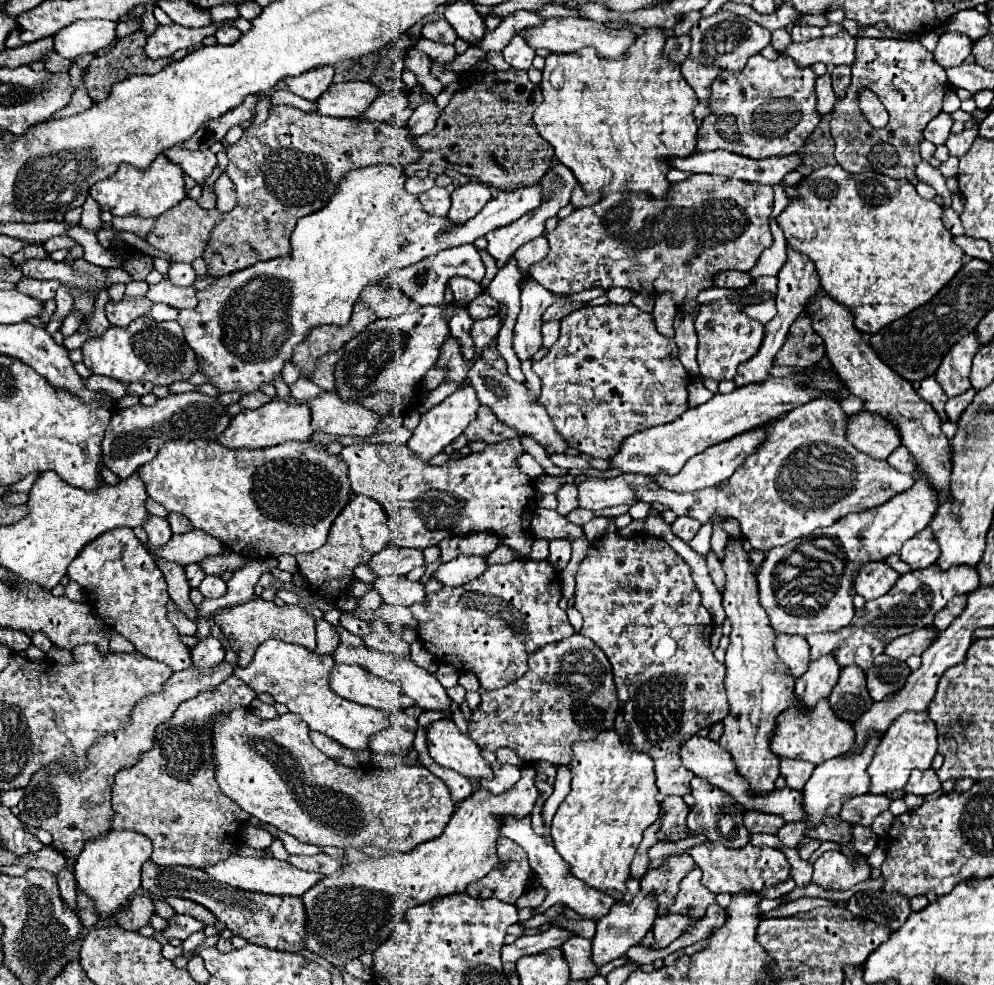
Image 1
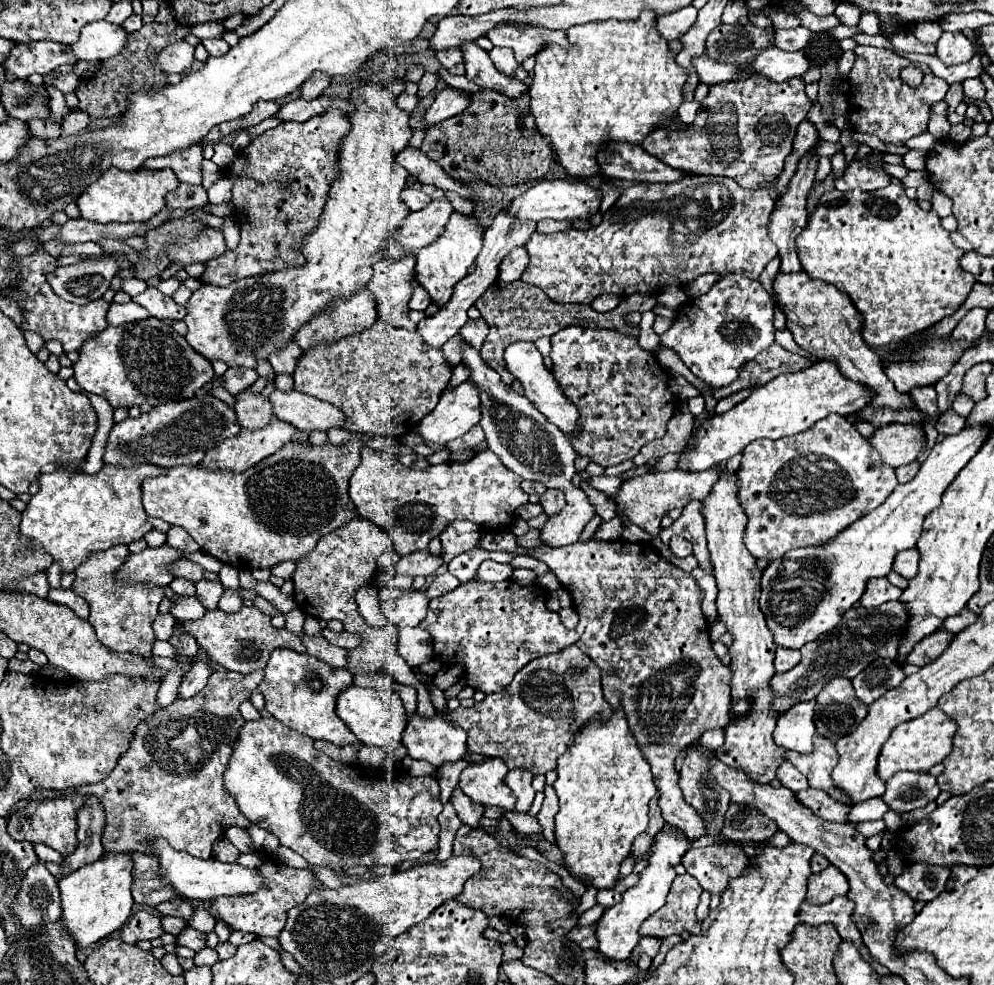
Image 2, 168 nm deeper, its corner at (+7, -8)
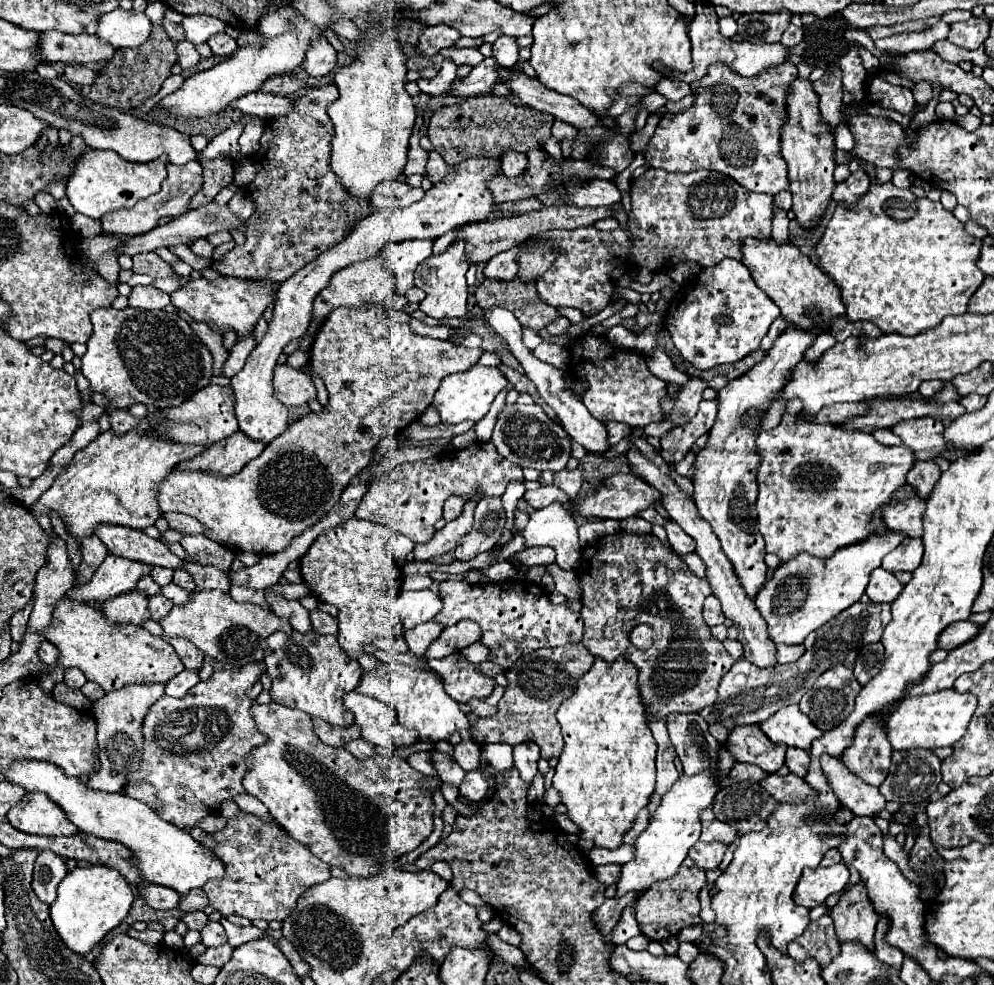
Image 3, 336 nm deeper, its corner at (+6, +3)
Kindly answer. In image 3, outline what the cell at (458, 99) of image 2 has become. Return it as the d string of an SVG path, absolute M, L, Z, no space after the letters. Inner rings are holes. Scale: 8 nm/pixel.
M484 58L482 64L474 66L472 72L466 78L456 78L450 86L450 96L456 98L470 98L478 94L488 94L494 84L500 82L500 76L496 74L498 62L494 58Z

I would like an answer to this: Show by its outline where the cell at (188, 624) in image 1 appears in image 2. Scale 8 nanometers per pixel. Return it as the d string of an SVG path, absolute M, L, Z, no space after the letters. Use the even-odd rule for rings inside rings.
M159 613L153 621L153 631L157 639L169 639L173 635L175 627L175 617L171 613Z

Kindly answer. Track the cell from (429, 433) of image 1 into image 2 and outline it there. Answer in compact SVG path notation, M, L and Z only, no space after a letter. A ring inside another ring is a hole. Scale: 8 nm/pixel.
M465 381L441 393L437 407L419 423L419 433L425 441L445 445L451 439L463 437L481 419L481 399L475 383Z

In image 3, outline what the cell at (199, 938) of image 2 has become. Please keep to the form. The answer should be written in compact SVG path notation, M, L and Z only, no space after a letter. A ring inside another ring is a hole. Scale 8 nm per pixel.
M208 922L206 928L200 930L200 936L202 936L204 946L220 946L226 942L226 934L220 922Z

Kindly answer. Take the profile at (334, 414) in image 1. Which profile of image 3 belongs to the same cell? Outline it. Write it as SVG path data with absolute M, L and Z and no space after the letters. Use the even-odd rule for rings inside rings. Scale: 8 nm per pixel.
M286 364L274 368L274 388L276 398L288 408L304 406L316 400L316 386L312 378L306 372L294 370Z

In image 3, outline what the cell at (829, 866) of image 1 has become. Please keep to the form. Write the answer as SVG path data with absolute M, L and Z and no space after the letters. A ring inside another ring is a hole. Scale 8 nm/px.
M844 862L832 864L828 868L822 866L806 868L806 872L802 872L800 882L796 886L794 900L800 906L814 908L818 904L824 904L824 900L830 894L844 890L848 880L850 880L850 870L846 868Z

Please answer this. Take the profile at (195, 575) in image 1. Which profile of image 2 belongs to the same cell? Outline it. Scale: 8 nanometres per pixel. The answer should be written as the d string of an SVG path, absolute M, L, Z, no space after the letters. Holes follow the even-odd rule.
M173 579L173 583L169 585L177 595L195 595L195 583L187 581L187 579Z

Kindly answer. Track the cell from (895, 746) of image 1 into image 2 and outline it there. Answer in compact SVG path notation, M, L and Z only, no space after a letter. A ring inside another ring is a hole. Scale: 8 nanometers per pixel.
M939 707L929 709L923 717L897 725L881 749L879 777L887 781L897 771L929 771L933 765L941 763L945 755L951 753L951 745L953 745L951 737L955 735L955 731L957 731L957 723L953 721L953 717L943 713Z

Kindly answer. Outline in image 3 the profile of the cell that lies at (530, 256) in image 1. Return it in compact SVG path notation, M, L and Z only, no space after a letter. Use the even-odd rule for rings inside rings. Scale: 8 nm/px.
M510 248L506 252L500 252L486 264L484 276L494 280L510 280L514 278L516 270L518 270L518 264L514 264L514 248Z

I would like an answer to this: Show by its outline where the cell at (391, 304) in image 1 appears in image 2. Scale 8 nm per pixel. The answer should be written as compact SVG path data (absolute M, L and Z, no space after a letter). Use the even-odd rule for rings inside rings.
M413 253L403 255L399 261L381 259L373 265L373 277L367 283L367 289L377 299L379 319L399 325L407 331L415 331L417 325L407 319L409 299L413 295L413 269L417 257Z

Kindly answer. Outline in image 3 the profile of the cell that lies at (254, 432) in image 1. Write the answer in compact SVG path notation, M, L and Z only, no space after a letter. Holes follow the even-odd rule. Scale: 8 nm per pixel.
M234 432L232 436L208 446L204 452L178 464L180 470L208 470L218 472L220 476L232 476L240 472L250 460L254 460L266 444L258 444L250 440L250 436L242 436L242 432Z

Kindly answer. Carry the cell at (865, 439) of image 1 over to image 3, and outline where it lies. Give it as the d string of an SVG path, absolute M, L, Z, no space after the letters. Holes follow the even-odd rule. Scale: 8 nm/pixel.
M924 416L924 418L912 418L902 420L896 426L892 426L892 432L902 440L904 446L908 446L914 452L916 460L930 460L934 456L942 456L946 460L956 460L960 456L968 456L976 450L976 446L950 446L942 440L944 424Z

